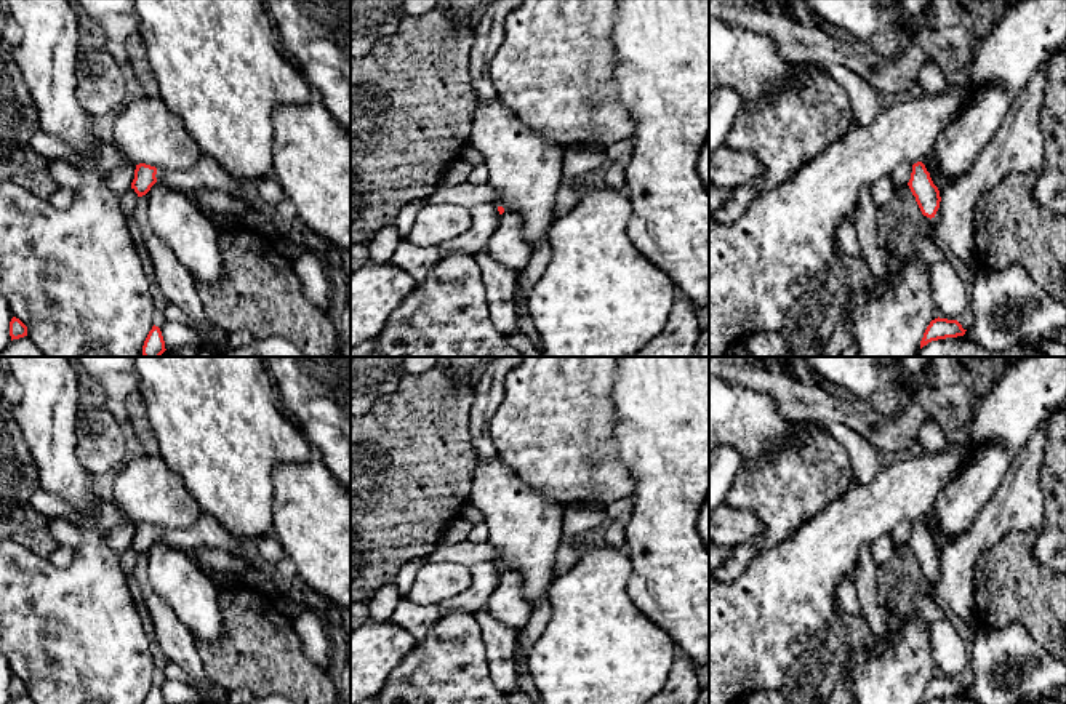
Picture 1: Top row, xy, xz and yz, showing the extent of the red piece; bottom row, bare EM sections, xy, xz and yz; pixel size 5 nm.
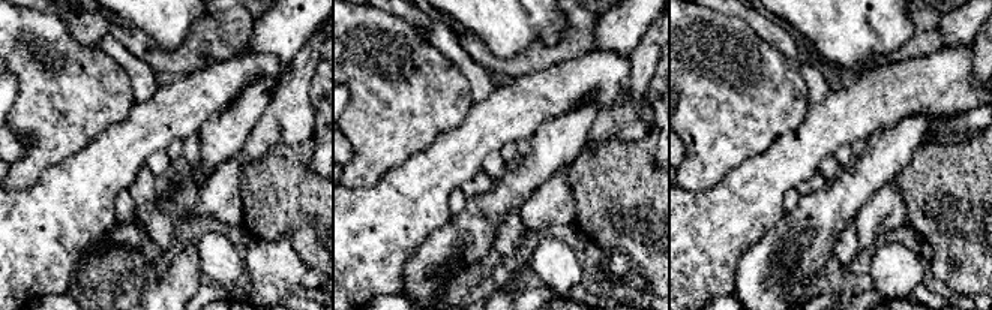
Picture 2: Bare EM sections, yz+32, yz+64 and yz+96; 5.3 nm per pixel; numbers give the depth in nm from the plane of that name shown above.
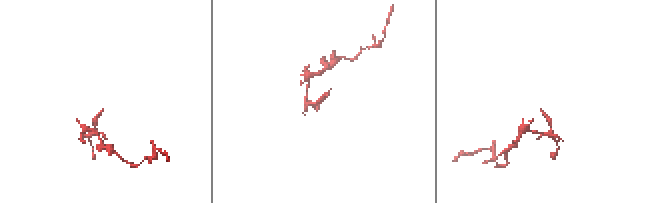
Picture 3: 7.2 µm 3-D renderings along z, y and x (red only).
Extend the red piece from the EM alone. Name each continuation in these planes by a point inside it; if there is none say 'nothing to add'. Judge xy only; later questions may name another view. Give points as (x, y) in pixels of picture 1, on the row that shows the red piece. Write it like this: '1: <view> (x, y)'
1: xy (207, 173)

